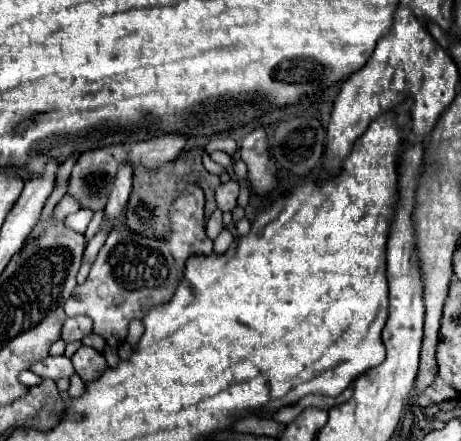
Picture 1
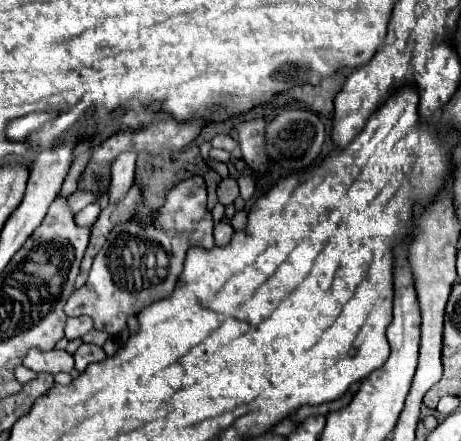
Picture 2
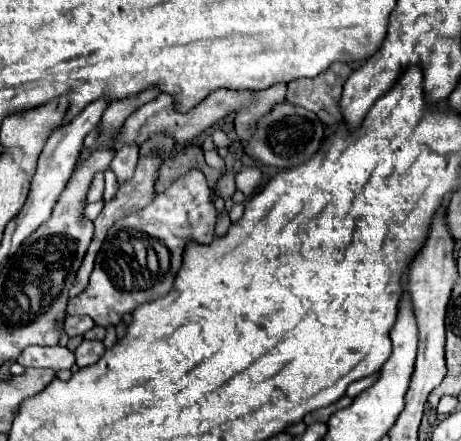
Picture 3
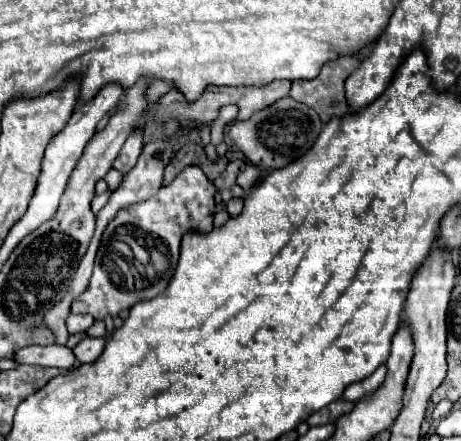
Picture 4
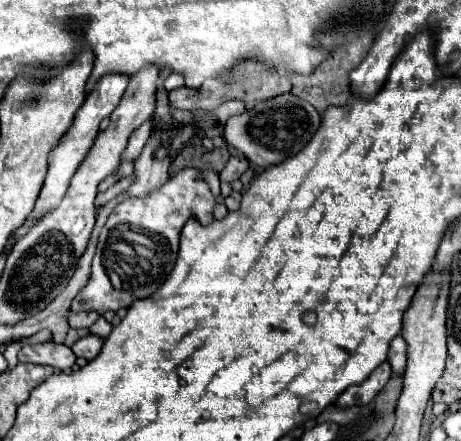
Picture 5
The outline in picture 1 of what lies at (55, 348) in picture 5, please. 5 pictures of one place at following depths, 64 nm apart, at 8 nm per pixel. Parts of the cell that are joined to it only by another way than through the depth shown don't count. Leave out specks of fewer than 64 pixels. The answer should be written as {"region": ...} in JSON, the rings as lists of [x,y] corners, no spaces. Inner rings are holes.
{"region":[[[46,356],[38,362],[34,362],[30,366],[30,370],[34,374],[38,374],[40,378],[52,378],[52,380],[58,380],[58,378],[70,378],[74,374],[74,366],[72,366],[72,360],[68,356]]]}

